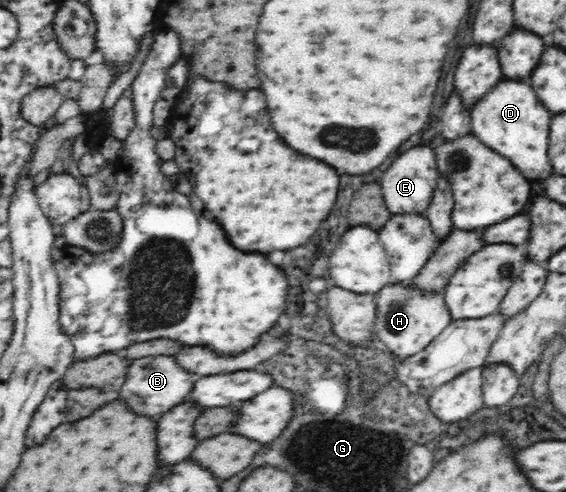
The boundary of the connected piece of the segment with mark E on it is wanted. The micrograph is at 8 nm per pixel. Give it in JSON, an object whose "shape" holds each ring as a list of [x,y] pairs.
{"shape":[[[413,147],[399,155],[391,167],[381,177],[381,189],[385,204],[391,214],[417,213],[425,214],[431,204],[431,197],[437,187],[437,165],[433,149],[429,147]]]}

